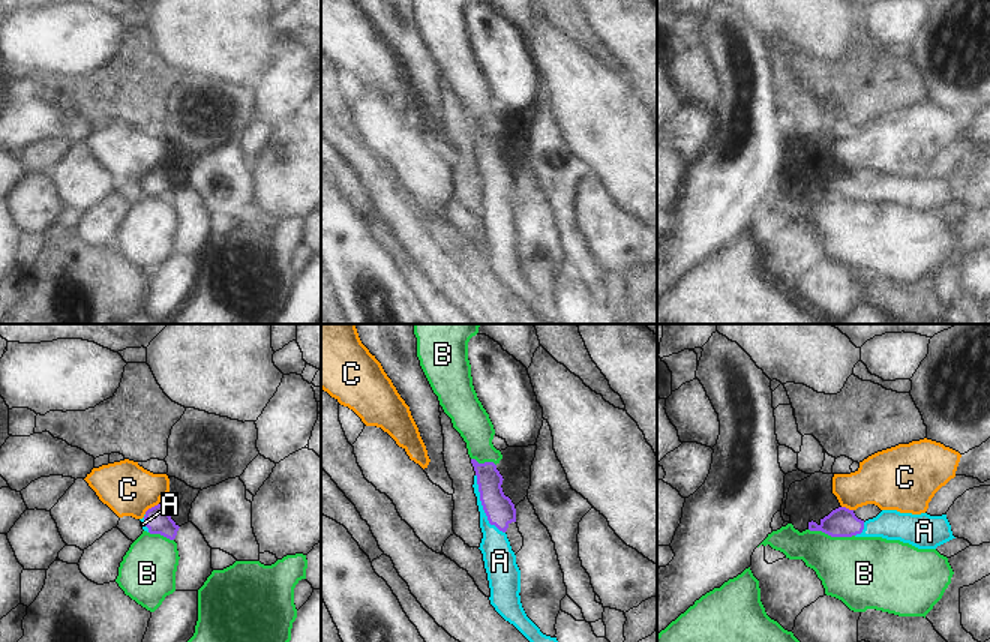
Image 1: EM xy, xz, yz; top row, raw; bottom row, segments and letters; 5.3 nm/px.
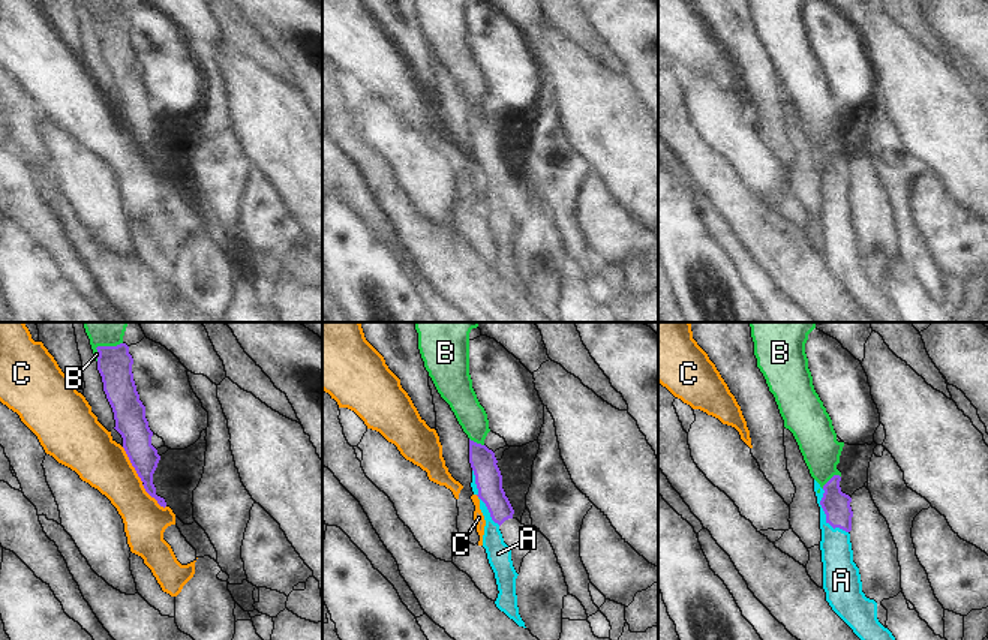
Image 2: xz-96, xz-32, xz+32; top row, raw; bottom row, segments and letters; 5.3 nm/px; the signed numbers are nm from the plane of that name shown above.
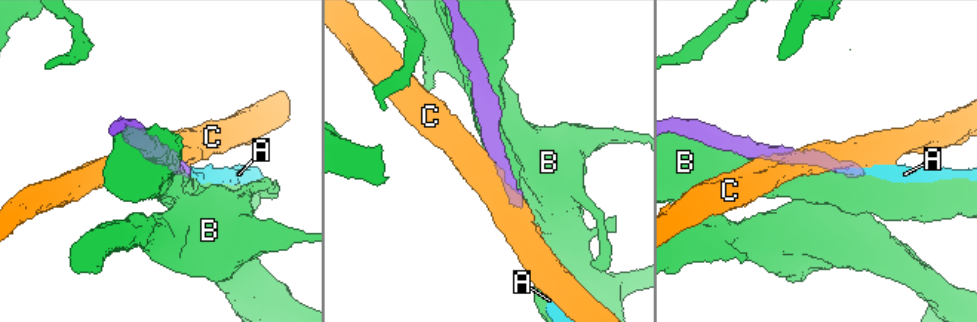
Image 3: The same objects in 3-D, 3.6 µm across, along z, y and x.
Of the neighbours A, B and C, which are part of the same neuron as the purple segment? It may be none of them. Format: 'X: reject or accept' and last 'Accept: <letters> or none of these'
A: accept
B: reject
C: reject
Accept: A

